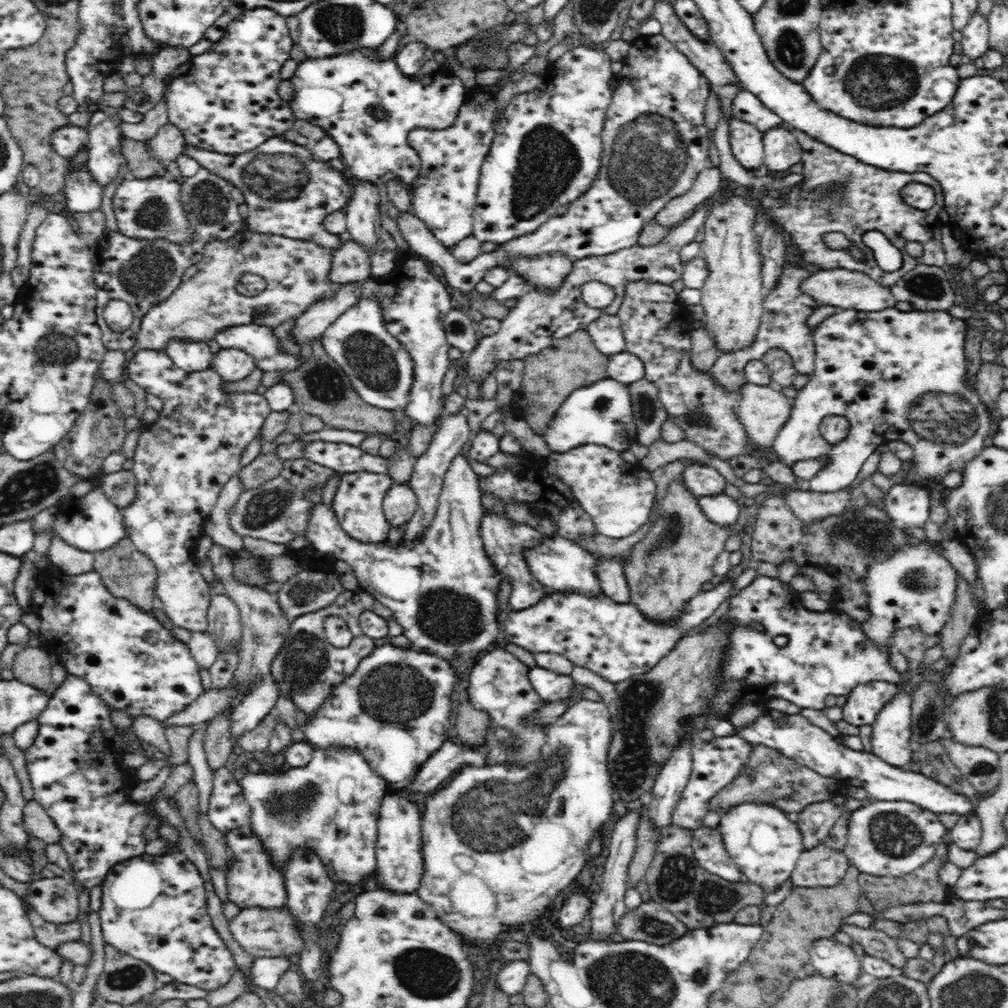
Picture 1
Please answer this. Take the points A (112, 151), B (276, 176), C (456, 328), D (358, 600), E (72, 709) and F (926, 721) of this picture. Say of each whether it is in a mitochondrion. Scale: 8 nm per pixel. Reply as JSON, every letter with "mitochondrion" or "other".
{"A":"other","B":"mitochondrion","C":"other","D":"other","E":"other","F":"mitochondrion"}

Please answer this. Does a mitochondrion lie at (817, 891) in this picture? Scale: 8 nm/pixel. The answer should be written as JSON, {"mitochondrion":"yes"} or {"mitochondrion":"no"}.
{"mitochondrion":"no"}

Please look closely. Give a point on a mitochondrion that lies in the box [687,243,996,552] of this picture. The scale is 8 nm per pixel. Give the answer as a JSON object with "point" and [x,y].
{"point":[944,419]}

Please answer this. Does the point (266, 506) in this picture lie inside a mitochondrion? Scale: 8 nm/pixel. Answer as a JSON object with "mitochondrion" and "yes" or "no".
{"mitochondrion":"yes"}

